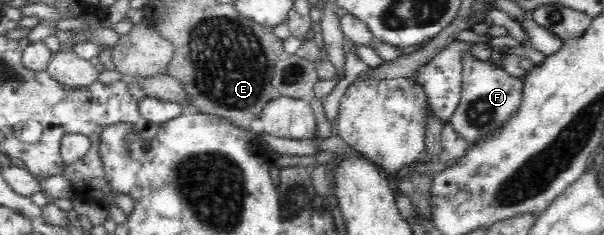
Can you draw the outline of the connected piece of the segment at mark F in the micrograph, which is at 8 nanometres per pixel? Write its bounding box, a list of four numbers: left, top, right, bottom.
[448,56,523,144]

